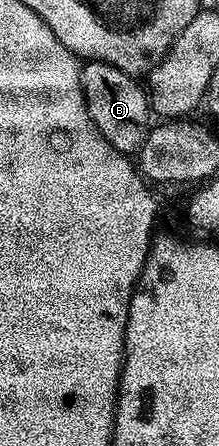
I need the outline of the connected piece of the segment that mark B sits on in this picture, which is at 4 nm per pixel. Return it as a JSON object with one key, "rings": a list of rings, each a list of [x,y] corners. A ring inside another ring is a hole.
{"rings":[[[89,61],[81,68],[81,88],[91,121],[95,121],[99,133],[103,133],[115,149],[127,156],[140,152],[151,130],[149,97],[146,88],[137,83],[140,82],[134,76],[123,73],[123,69],[110,63]]]}

